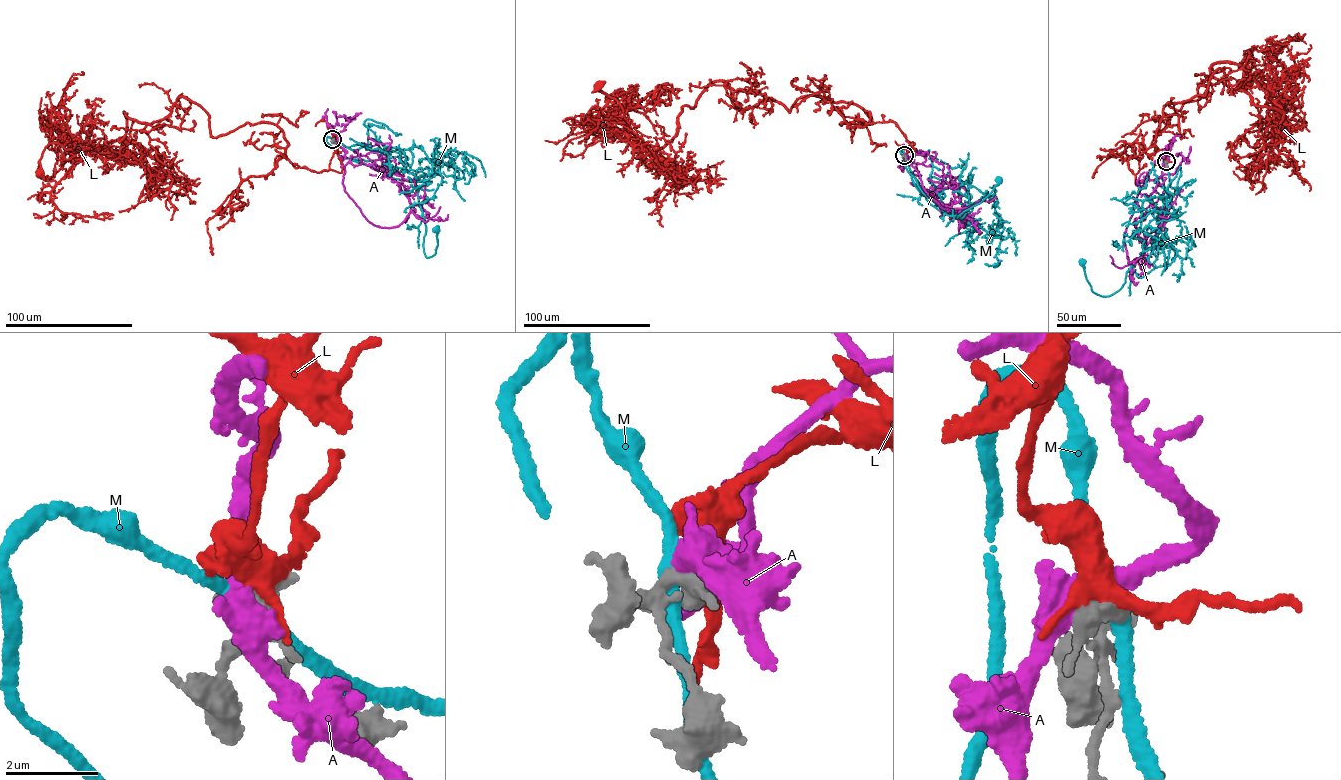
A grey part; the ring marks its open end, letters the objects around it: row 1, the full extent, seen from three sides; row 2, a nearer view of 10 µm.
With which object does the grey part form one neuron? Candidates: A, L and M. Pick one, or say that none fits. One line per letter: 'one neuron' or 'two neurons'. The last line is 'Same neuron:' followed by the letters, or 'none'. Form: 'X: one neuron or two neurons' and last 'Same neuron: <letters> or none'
A: two neurons
L: two neurons
M: two neurons
Same neuron: none

